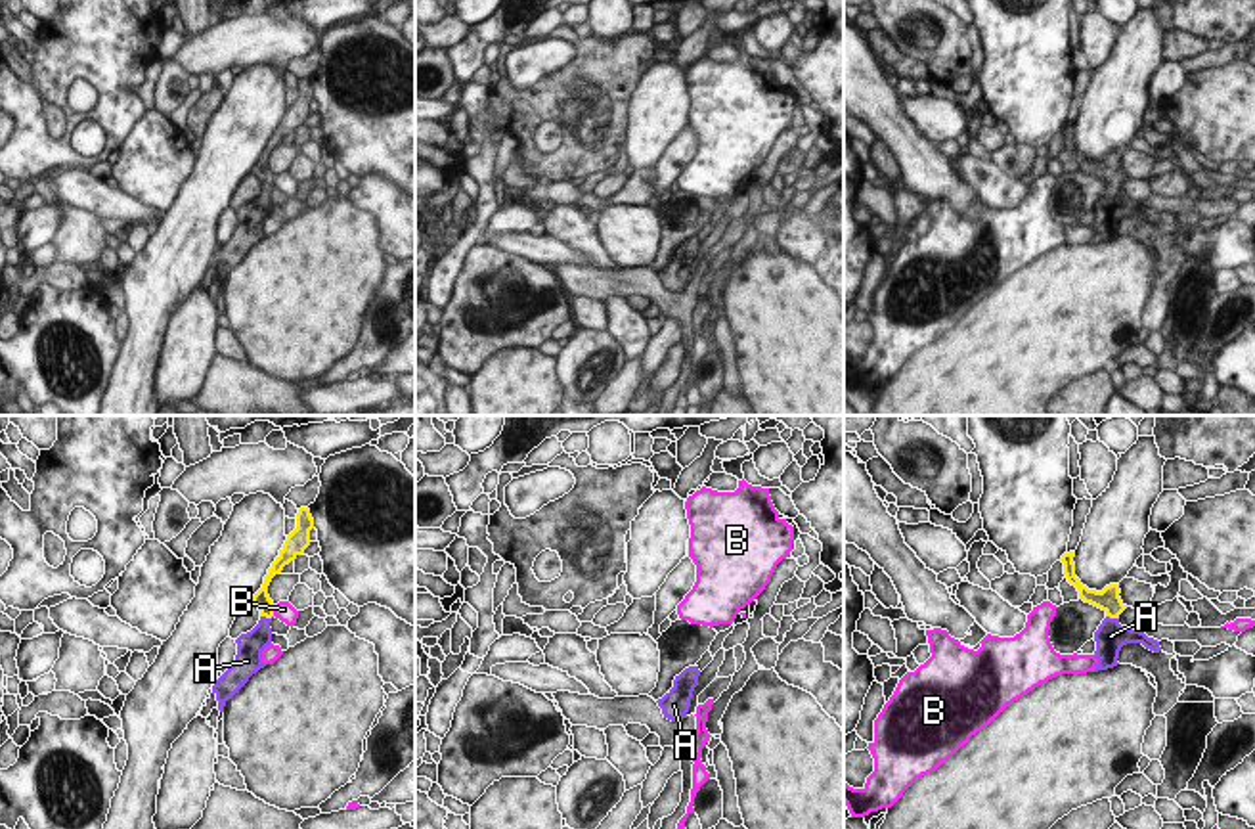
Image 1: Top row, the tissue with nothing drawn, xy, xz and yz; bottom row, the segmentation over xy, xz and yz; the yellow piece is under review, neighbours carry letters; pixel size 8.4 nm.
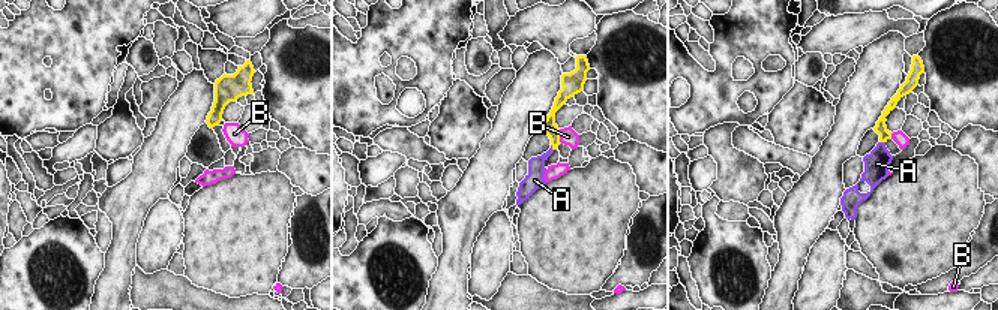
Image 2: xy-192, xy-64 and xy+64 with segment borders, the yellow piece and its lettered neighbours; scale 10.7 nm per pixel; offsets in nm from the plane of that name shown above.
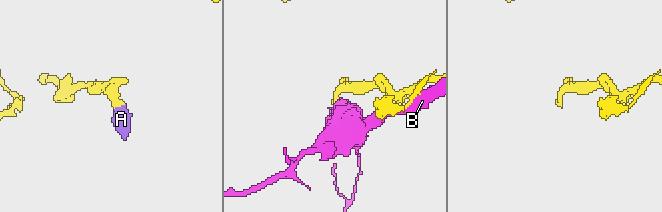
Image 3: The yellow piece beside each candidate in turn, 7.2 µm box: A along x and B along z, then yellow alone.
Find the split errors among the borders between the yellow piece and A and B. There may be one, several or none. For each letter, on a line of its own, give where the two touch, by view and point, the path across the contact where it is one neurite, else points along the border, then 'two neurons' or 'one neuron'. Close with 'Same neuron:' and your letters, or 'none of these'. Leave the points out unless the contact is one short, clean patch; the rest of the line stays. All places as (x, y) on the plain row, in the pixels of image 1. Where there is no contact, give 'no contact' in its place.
A: yz (1112, 188) | across yz (1108, 171), (1112, 175), (1112, 188), (1110, 207) | one neuron
B: xy (272, 182) | two neurons
Same neuron: A

